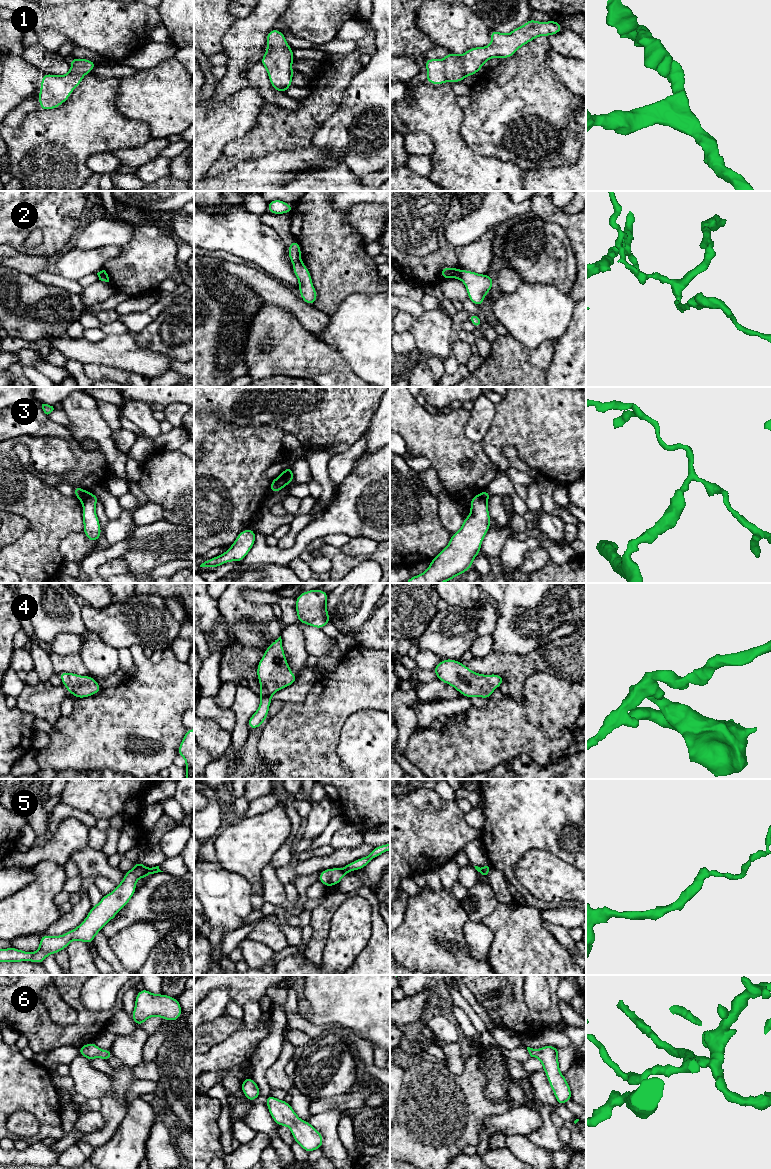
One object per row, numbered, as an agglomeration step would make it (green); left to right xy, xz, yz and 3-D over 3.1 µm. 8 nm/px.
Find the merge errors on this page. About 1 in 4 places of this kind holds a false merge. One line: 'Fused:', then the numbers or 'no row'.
Fused: 2, 3, 5

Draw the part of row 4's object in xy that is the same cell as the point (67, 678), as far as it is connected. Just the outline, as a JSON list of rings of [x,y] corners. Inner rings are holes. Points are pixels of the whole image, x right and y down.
[[[61,672],[58,675],[68,692],[76,698],[86,698],[102,690],[97,681],[91,676],[81,676],[68,672]]]

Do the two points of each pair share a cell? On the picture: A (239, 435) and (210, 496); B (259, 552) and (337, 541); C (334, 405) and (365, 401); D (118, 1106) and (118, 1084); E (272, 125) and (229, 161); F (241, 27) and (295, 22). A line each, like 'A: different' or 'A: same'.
A: same
B: different
C: same
D: same
E: same
F: different

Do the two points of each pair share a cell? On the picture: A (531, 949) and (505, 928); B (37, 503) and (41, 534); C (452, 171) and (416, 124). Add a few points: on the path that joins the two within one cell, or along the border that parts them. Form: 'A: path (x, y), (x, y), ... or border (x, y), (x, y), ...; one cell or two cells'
A: path (525, 945), (511, 931); one cell
B: path (41, 511), (41, 526); one cell
C: path (452, 157), (450, 147), (430, 127); one cell

